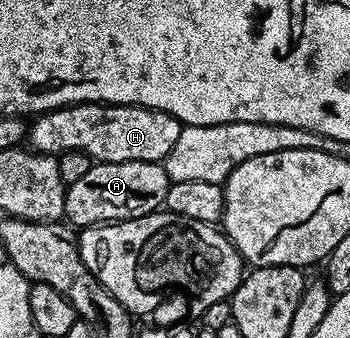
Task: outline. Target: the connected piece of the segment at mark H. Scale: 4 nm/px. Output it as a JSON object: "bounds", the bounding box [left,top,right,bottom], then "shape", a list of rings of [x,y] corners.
{"bounds":[26,102,181,163],"shape":[[[83,102],[77,106],[63,106],[57,110],[48,110],[44,114],[35,115],[27,127],[26,138],[31,149],[35,150],[37,154],[59,156],[71,150],[77,150],[92,157],[93,163],[163,163],[170,148],[174,148],[181,129],[179,120],[164,110],[151,110],[145,106],[106,106],[103,102]]]}

